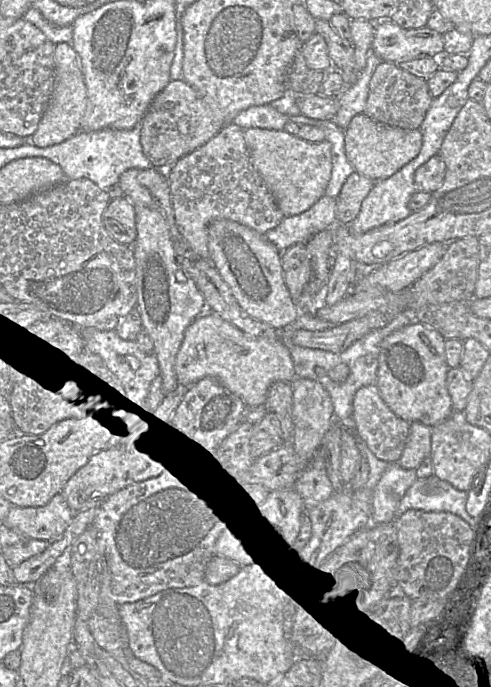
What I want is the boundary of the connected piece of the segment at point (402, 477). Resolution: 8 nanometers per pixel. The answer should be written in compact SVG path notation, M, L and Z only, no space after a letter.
M390 463L374 488L371 525L393 522L400 500L416 479L414 469Z

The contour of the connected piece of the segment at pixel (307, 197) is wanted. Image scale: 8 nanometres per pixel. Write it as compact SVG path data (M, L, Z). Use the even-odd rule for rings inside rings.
M258 127L245 129L244 140L253 167L285 217L306 211L325 195L332 169L332 146L329 141L324 139L314 142L291 134L285 129Z

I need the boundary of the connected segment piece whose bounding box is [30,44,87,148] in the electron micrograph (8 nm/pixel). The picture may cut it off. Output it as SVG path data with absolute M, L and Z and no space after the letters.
M70 44L55 45L54 62L54 91L37 130L30 138L31 143L42 148L62 143L80 132L80 123L87 105L87 89L80 70L79 58Z

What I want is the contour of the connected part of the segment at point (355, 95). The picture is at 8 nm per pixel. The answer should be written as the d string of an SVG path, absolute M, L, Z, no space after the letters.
M370 48L365 68L356 82L346 86L341 93L337 94L338 110L333 119L343 130L347 128L355 115L364 112L369 93L369 82L375 68L381 61L383 60Z

